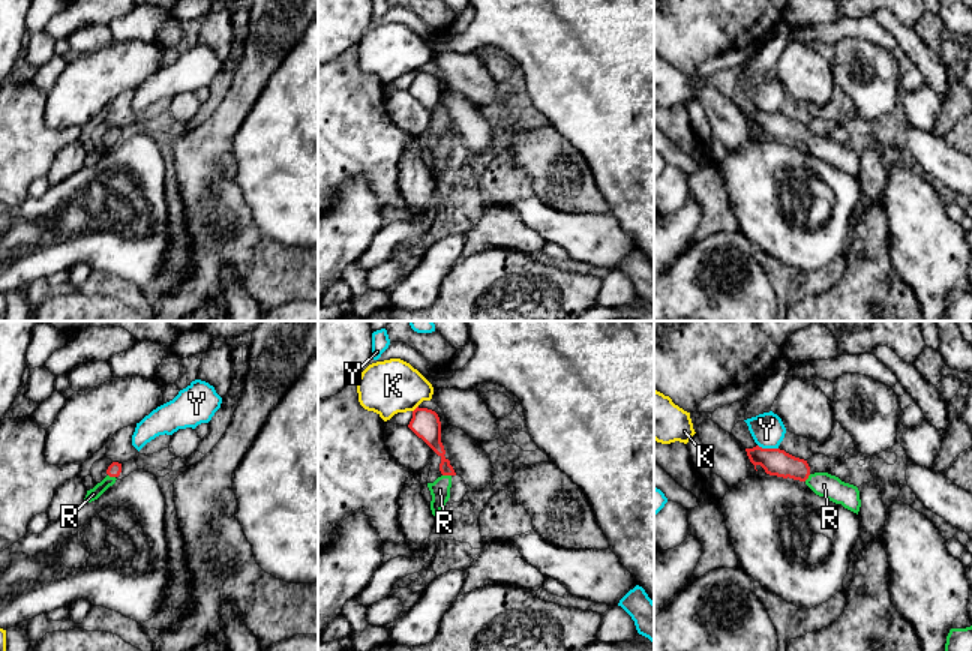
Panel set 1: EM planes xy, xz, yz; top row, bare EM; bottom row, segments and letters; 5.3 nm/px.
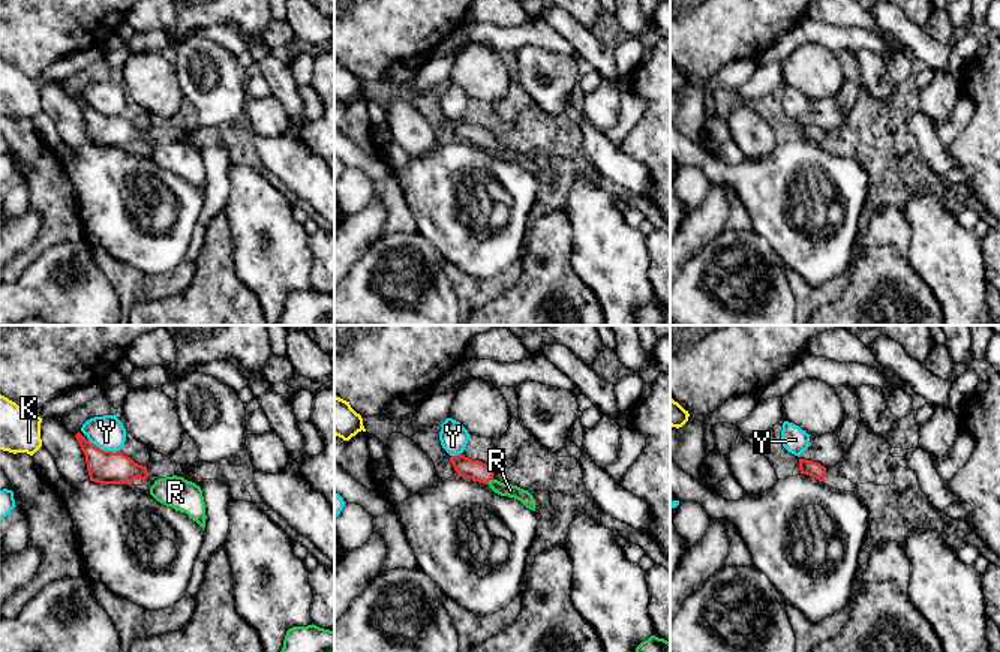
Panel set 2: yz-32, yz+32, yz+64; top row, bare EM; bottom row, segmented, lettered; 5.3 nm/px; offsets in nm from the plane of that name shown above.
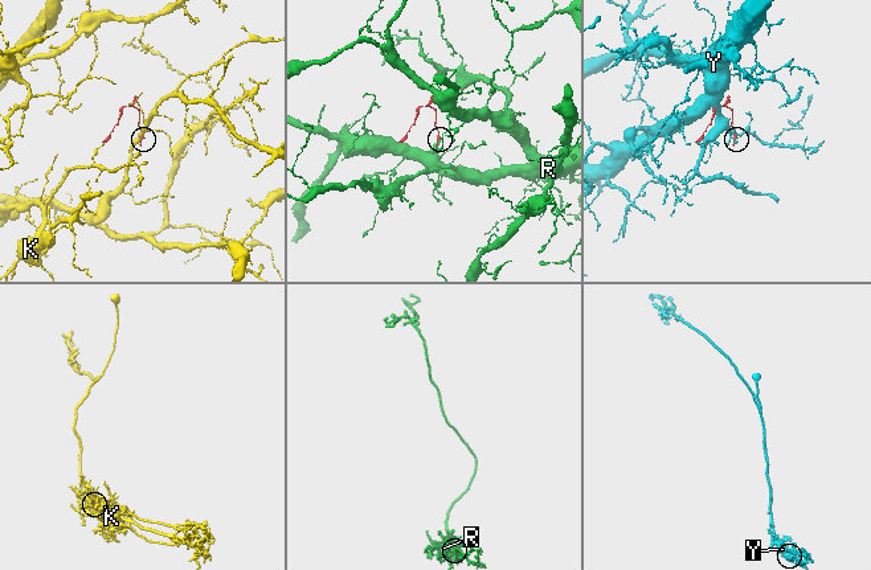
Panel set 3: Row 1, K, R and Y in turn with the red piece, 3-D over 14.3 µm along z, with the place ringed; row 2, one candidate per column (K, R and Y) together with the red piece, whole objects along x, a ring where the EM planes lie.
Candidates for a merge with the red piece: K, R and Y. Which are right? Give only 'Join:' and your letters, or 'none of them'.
Join: R

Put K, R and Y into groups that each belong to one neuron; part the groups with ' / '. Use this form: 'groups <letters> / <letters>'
groups K / R / Y

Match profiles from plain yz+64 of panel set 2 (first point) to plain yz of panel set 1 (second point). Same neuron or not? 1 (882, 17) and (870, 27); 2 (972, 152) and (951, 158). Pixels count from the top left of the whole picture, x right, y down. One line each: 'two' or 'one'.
1: two
2: two

